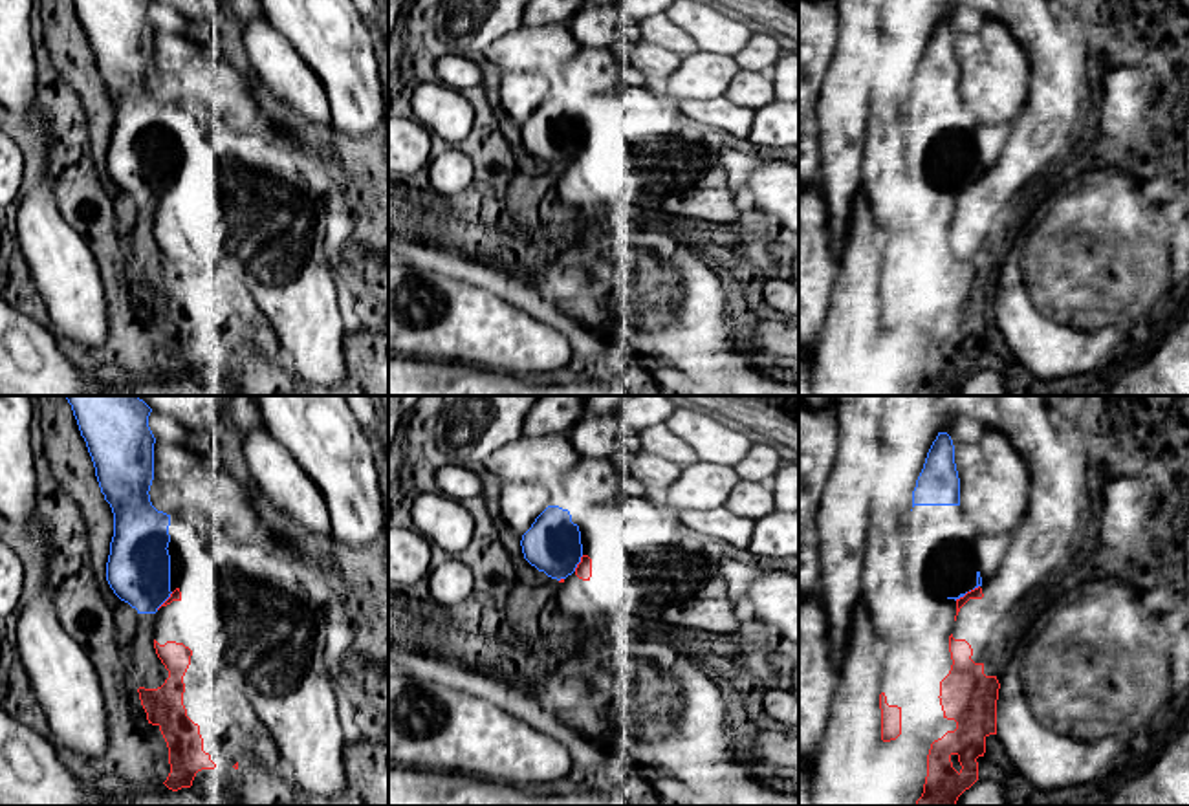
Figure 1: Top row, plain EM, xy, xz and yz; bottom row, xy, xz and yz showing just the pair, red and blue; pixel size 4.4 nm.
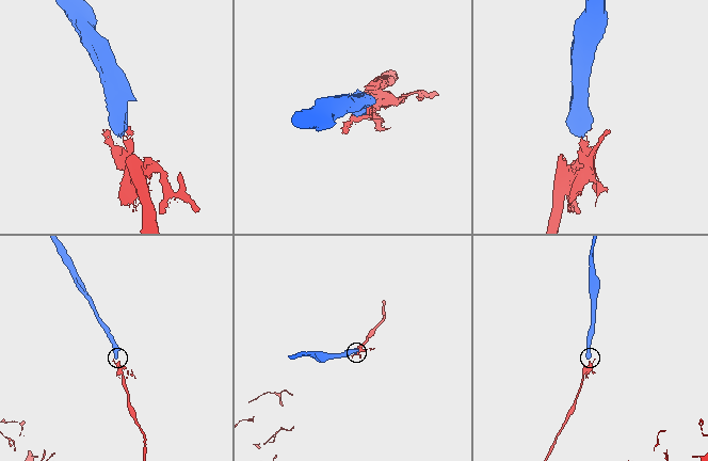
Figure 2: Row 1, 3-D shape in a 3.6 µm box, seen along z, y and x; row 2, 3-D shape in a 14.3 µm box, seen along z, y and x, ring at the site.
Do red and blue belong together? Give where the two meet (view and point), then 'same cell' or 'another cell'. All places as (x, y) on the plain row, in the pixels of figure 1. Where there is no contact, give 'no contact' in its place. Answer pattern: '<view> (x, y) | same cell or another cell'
xz (579, 152) | another cell

